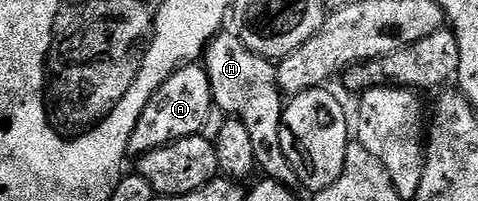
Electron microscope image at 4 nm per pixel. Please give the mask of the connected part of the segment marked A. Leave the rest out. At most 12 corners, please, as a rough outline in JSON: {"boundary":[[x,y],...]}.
{"boundary":[[177,68],[149,98],[128,157],[200,135],[207,69]]}

